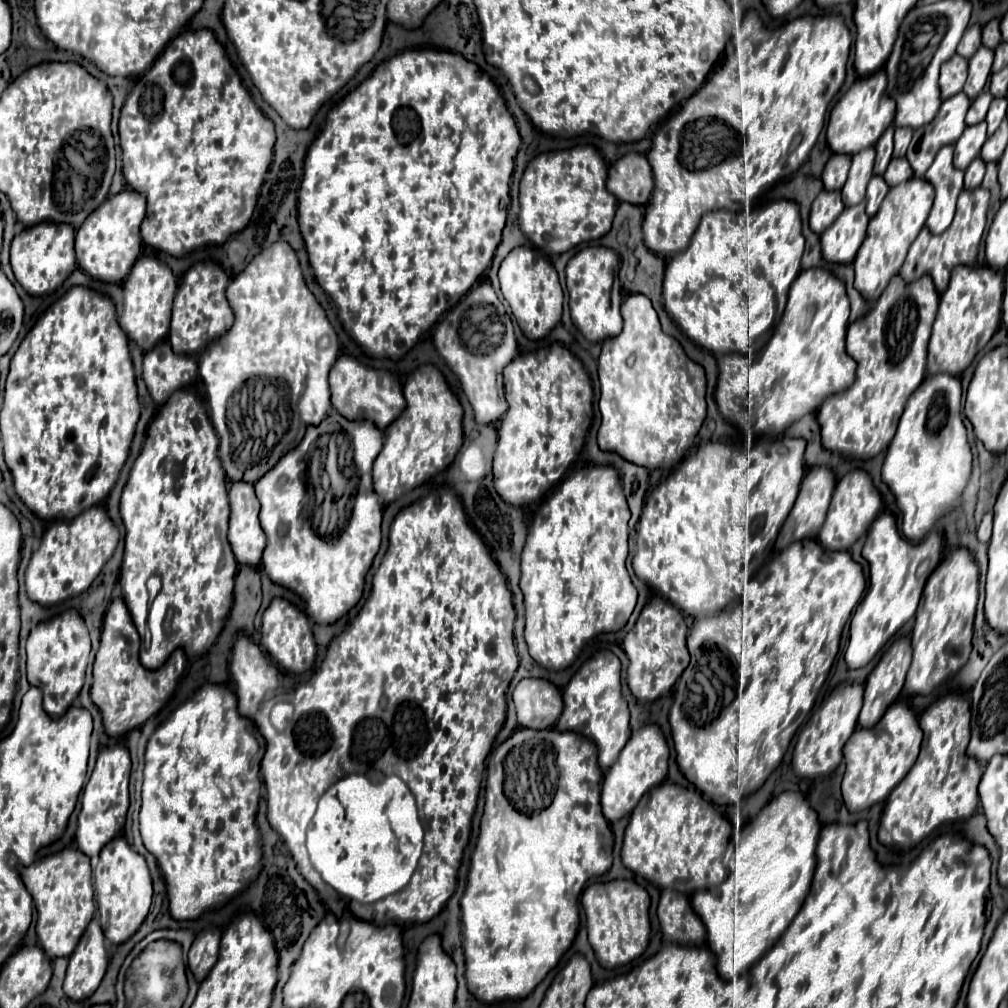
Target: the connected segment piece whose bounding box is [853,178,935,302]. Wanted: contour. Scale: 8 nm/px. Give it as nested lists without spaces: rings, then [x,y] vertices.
[[[909,178],[907,182],[901,182],[899,186],[889,188],[887,198],[883,200],[883,206],[879,208],[879,214],[875,214],[869,220],[867,238],[863,240],[863,246],[859,248],[859,254],[853,260],[855,266],[855,288],[867,298],[869,302],[875,302],[891,276],[895,276],[907,256],[907,250],[911,242],[917,238],[919,230],[925,226],[927,214],[933,204],[933,186],[923,178]]]

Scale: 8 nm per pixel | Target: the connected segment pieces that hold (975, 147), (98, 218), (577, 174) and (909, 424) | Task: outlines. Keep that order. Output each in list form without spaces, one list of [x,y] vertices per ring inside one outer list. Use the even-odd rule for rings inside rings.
[[[979,122],[975,126],[967,126],[961,138],[955,142],[955,156],[953,164],[959,170],[965,170],[973,158],[979,156],[979,150],[987,138],[987,124]]]
[[[121,190],[119,194],[107,198],[99,208],[95,208],[81,228],[75,232],[77,264],[89,276],[101,282],[121,282],[137,256],[141,254],[141,222],[145,218],[145,198],[135,190]]]
[[[591,144],[535,156],[521,178],[521,232],[545,254],[561,254],[581,242],[601,238],[611,230],[617,208],[617,198],[605,188],[605,180],[607,164]]]
[[[951,374],[927,376],[911,394],[899,420],[897,432],[887,448],[883,462],[883,482],[895,494],[897,506],[903,512],[903,534],[909,540],[921,540],[947,510],[957,506],[959,496],[971,474],[971,448],[967,444],[965,426],[961,420],[961,382]]]

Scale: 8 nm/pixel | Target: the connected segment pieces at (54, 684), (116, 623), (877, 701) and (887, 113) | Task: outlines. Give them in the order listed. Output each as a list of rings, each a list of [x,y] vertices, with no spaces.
[[[69,608],[63,614],[57,614],[51,620],[39,622],[31,628],[27,638],[27,678],[29,684],[39,686],[43,690],[43,708],[49,716],[63,716],[65,710],[77,698],[85,682],[89,650],[89,630],[75,608]]]
[[[115,598],[105,612],[101,646],[95,656],[91,686],[91,700],[99,706],[103,714],[103,726],[109,736],[119,736],[133,728],[139,728],[149,716],[153,716],[173,694],[177,680],[187,664],[185,650],[177,648],[161,668],[147,670],[139,662],[139,644],[141,640],[137,628],[127,612],[123,598]]]
[[[907,636],[895,640],[881,656],[865,682],[865,700],[859,714],[859,726],[871,728],[885,714],[887,706],[899,696],[907,668],[911,664],[911,642]]]
[[[885,70],[871,74],[871,78],[859,78],[833,106],[827,124],[827,142],[835,154],[855,154],[863,148],[875,146],[879,136],[887,126],[891,126],[895,116],[895,102],[887,96],[887,76]]]

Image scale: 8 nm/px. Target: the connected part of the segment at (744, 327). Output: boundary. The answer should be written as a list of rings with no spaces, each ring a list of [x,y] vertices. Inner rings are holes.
[[[775,200],[743,212],[711,210],[711,214],[701,218],[687,250],[667,260],[663,280],[665,310],[699,346],[715,354],[749,354],[761,344],[759,338],[773,328],[775,316],[783,312],[789,286],[801,272],[803,246],[805,238],[801,234],[799,204],[793,200]]]

